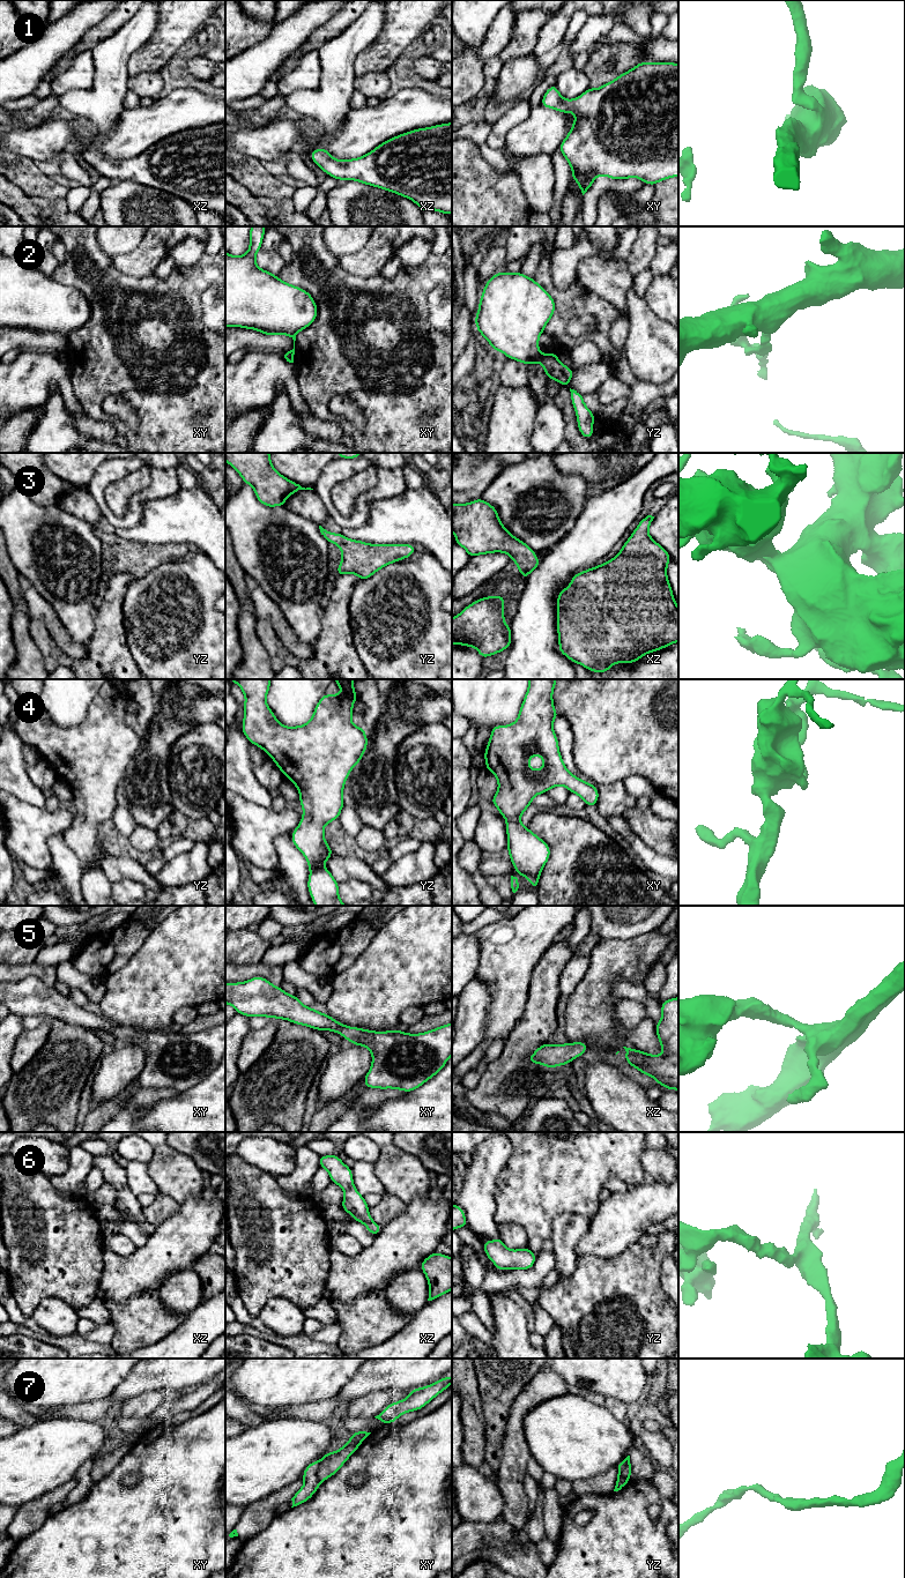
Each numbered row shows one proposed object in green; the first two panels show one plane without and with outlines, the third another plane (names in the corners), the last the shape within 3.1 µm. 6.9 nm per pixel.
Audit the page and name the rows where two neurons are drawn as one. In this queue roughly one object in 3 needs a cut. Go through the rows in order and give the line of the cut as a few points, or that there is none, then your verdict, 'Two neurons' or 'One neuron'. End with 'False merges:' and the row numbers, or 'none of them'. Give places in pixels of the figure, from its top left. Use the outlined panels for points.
1: No split. One neuron
2: Split along yz (541, 355), (538, 360). Two neurons
3: No split. One neuron
4: No split. One neuron
5: No split. One neuron
6: No split. One neuron
7: Split along yz (624, 1460), (624, 1467), (620, 1474), (628, 1480). Two neurons
False merges: 2, 7

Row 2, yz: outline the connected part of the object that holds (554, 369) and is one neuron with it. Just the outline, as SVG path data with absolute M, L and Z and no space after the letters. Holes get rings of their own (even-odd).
M544 353L539 358L539 363L543 366L548 379L558 381L562 386L569 387L573 370L562 364L557 353Z

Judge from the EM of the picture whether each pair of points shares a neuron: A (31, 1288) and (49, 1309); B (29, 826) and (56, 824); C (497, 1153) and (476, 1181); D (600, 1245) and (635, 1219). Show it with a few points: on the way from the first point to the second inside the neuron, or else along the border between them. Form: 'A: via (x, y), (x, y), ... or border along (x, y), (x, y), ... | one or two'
A: border along (68, 1303), (58, 1299), (44, 1299), (30, 1316) | two
B: via (36, 825), (49, 824) | one
C: via (490, 1160), (482, 1174) | one
D: via (608, 1237), (627, 1219) | one

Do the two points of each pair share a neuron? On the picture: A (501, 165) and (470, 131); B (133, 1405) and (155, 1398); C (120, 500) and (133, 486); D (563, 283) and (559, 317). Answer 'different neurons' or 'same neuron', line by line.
A: same neuron
B: same neuron
C: same neuron
D: different neurons

